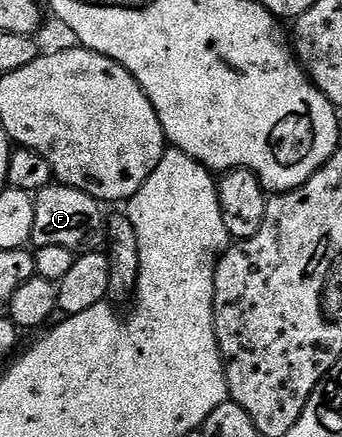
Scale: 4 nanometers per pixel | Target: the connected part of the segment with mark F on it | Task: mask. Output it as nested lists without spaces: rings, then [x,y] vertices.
[[[51,184],[38,191],[34,199],[36,224],[32,228],[35,247],[55,246],[75,252],[94,252],[106,242],[106,223],[98,199],[71,186]]]

